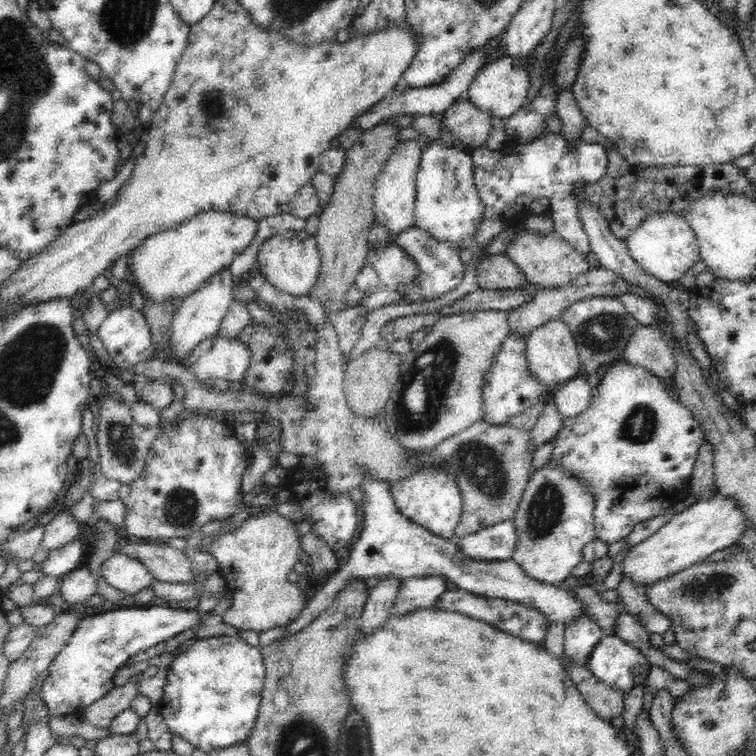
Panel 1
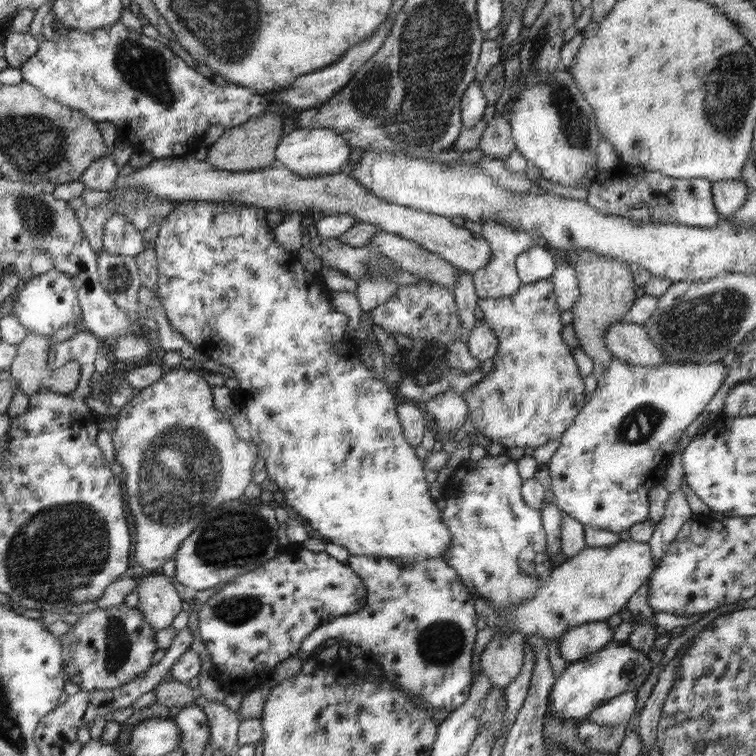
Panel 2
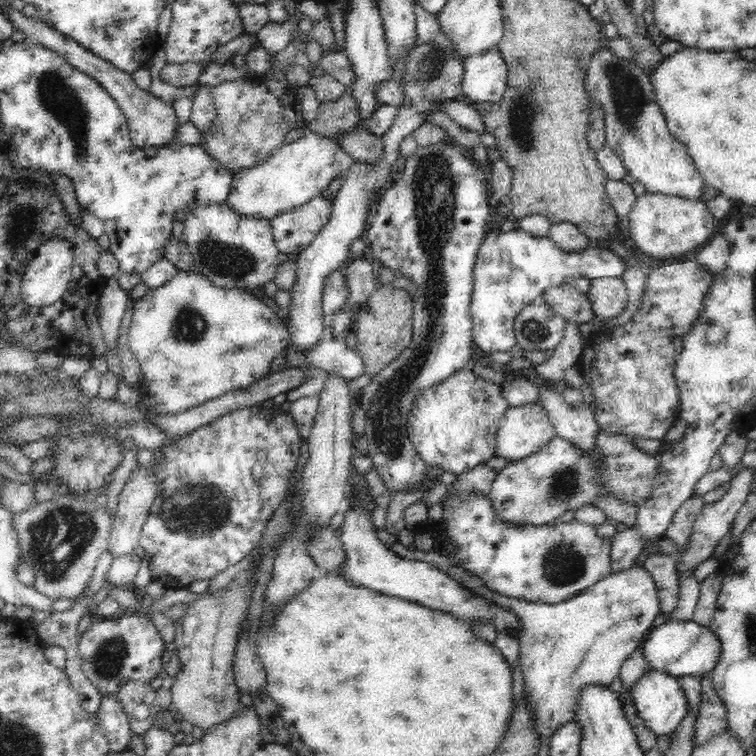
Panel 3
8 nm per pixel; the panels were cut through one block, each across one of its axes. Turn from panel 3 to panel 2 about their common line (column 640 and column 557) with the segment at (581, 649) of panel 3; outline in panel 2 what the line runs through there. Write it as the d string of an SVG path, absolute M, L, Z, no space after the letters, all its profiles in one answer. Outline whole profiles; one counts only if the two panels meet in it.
M620 539L608 548L586 547L576 556L566 559L556 568L533 600L499 612L486 598L476 597L475 609L487 616L487 625L500 630L512 627L524 636L544 635L557 640L573 626L608 620L625 608L630 597L647 581L653 572L653 554L650 545L636 539Z

